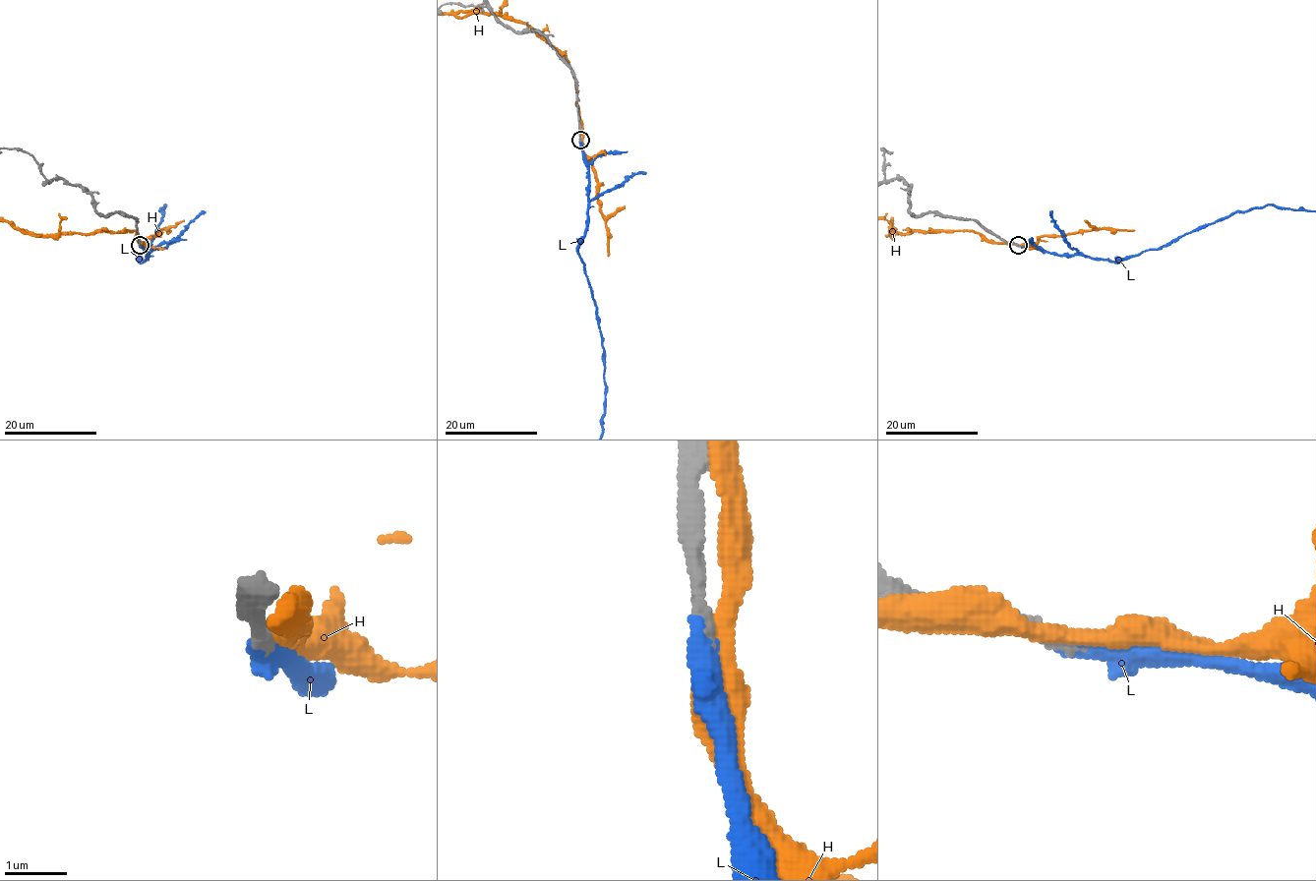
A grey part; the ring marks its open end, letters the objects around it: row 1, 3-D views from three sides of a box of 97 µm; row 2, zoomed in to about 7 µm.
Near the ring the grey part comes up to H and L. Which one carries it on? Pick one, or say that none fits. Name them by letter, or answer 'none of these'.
L

